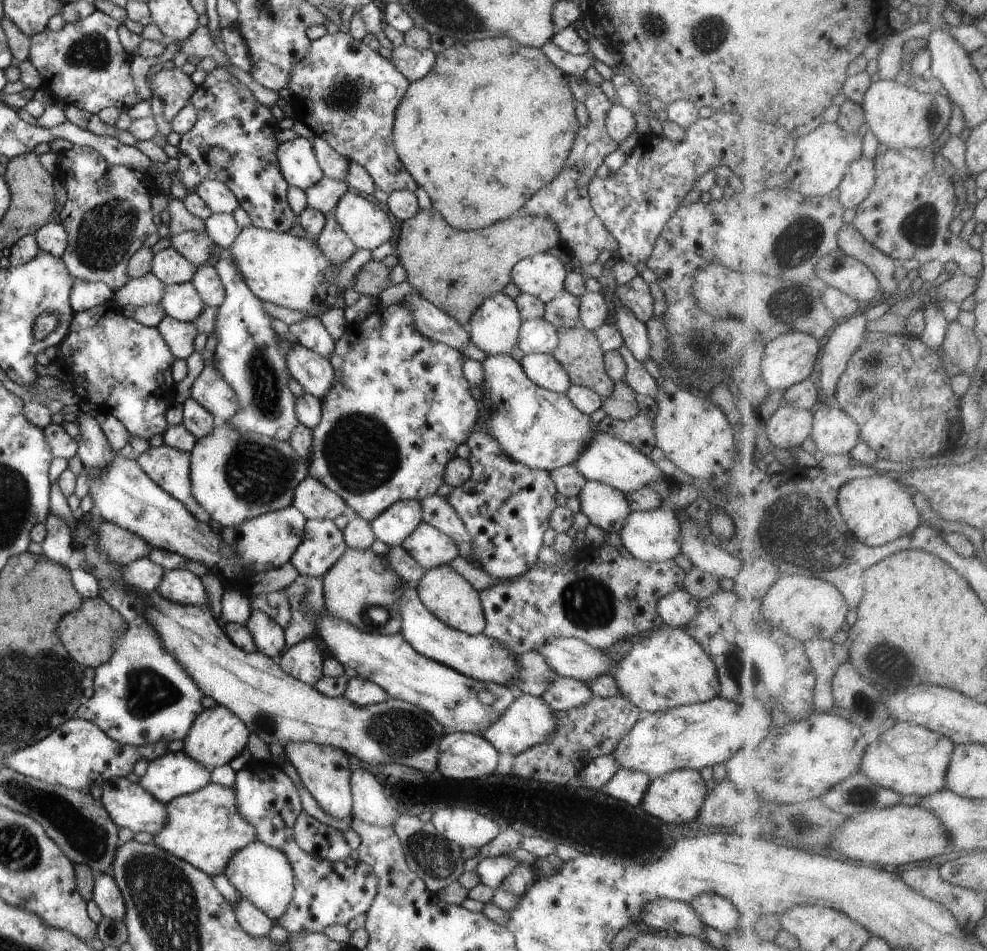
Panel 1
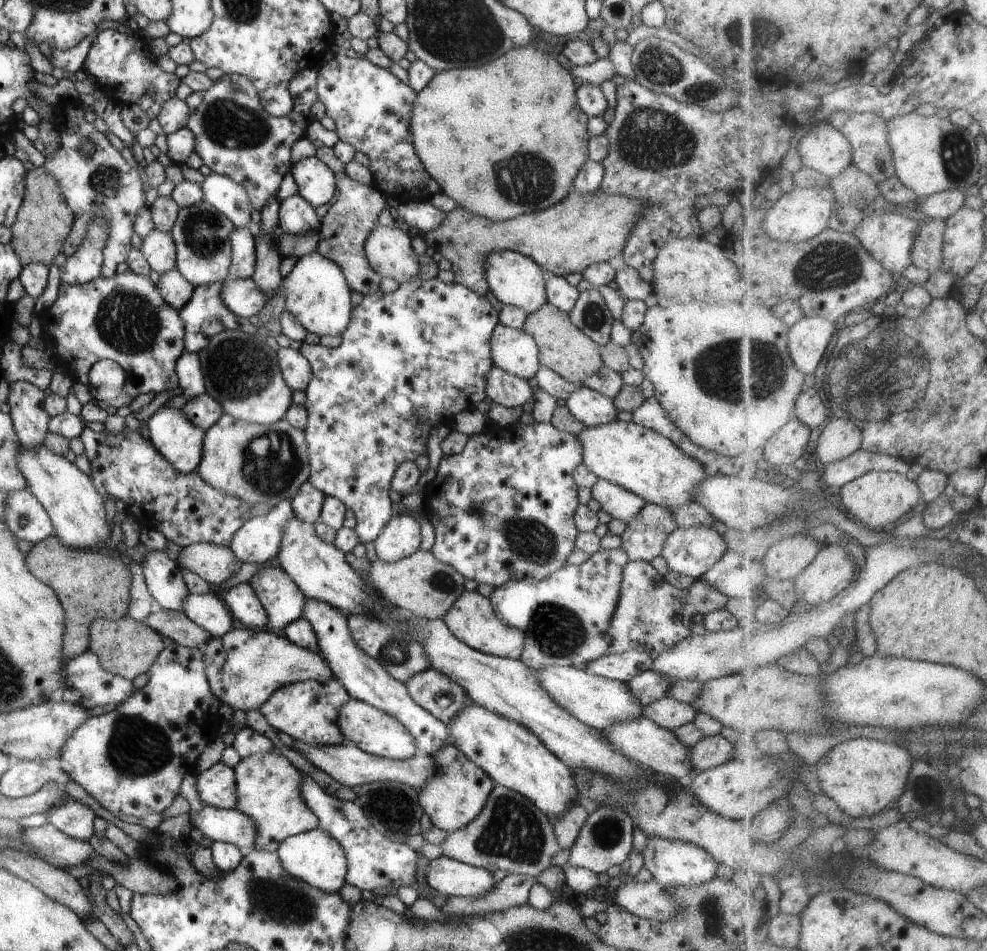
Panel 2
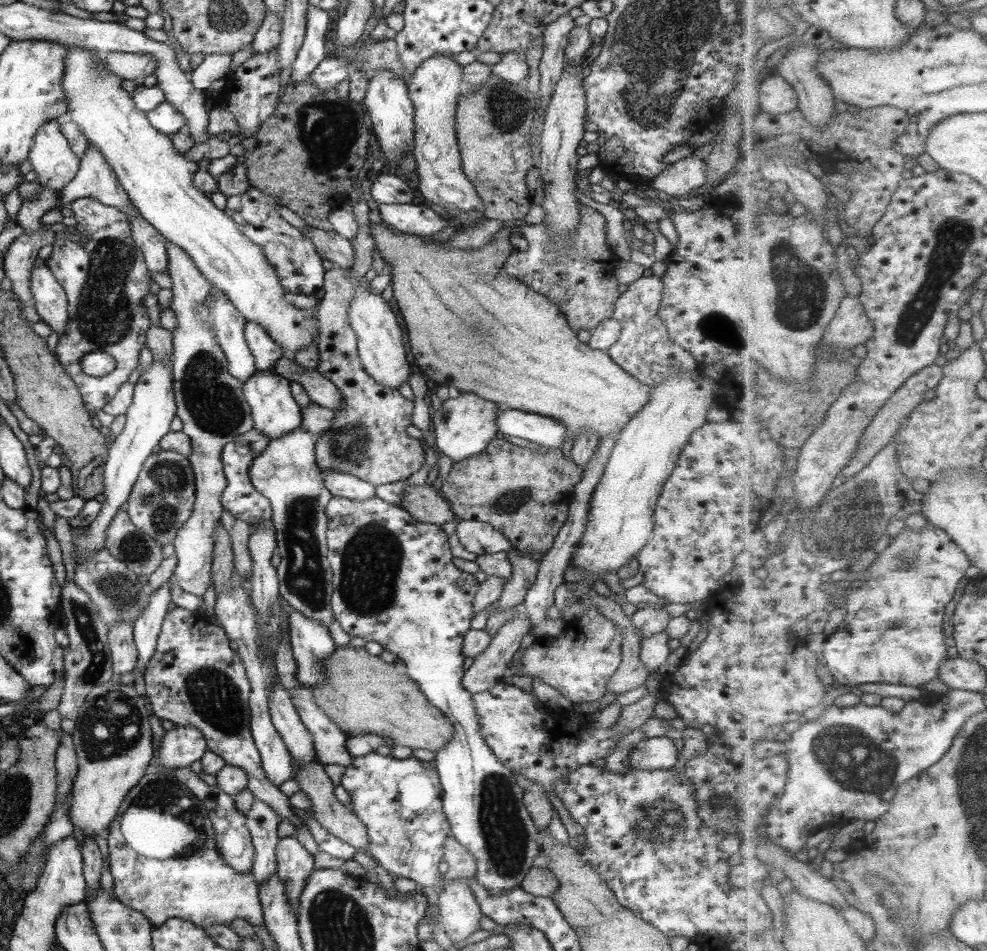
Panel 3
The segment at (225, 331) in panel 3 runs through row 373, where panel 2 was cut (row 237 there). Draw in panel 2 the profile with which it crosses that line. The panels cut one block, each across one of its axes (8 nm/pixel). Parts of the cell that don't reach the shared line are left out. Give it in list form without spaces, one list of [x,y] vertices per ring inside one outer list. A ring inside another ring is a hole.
[[[238,228],[230,234],[232,248],[229,277],[251,279],[255,271],[256,242],[250,228]]]

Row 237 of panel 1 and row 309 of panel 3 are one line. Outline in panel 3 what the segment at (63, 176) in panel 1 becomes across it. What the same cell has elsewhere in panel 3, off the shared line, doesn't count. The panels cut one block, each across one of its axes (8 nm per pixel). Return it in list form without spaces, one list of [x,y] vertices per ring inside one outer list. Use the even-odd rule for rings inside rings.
[[[96,198],[76,199],[67,206],[74,212],[79,227],[85,228],[88,235],[83,241],[71,241],[66,236],[60,235],[52,243],[53,250],[50,257],[44,260],[54,273],[56,280],[62,284],[67,295],[68,325],[66,325],[64,335],[58,339],[55,355],[66,369],[66,373],[78,385],[84,406],[89,413],[93,414],[102,411],[103,406],[106,406],[115,394],[122,392],[124,383],[138,366],[138,354],[145,344],[146,330],[151,324],[150,316],[143,303],[144,297],[151,294],[149,290],[151,272],[140,248],[136,246],[132,238],[130,221],[124,212],[120,212],[116,207],[102,204]],[[90,352],[106,352],[112,355],[116,359],[116,368],[104,376],[85,377],[80,360],[84,354],[90,354]]]

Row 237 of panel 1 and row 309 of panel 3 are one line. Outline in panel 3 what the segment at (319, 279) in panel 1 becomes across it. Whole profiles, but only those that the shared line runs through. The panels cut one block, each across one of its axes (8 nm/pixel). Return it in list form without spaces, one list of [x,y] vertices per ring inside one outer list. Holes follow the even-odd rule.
[[[84,46],[66,47],[64,73],[62,76],[62,89],[66,98],[66,113],[60,115],[57,121],[76,122],[87,140],[104,156],[120,186],[128,193],[128,198],[139,214],[146,219],[164,238],[184,249],[200,273],[208,279],[215,288],[220,288],[236,309],[247,321],[256,322],[272,337],[276,344],[282,347],[286,355],[292,356],[296,351],[304,349],[308,343],[318,341],[318,318],[314,309],[296,308],[288,300],[288,292],[283,290],[278,274],[274,272],[272,264],[266,260],[262,248],[254,244],[238,224],[216,206],[206,193],[198,190],[192,181],[194,173],[198,171],[198,164],[186,158],[173,148],[171,135],[158,132],[154,128],[145,112],[136,108],[132,94],[122,89],[122,81],[118,80],[106,65],[104,55],[96,50]]]

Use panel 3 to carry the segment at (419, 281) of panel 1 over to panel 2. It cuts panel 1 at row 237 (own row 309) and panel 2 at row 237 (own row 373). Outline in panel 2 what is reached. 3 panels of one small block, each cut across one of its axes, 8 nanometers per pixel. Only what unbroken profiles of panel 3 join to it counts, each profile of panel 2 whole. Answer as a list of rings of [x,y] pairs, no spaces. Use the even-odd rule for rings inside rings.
[[[574,189],[554,206],[502,221],[488,220],[457,206],[446,213],[438,228],[421,235],[427,246],[434,248],[437,257],[450,260],[456,283],[485,297],[489,286],[484,278],[484,262],[492,252],[519,252],[531,258],[540,268],[566,277],[582,272],[591,264],[609,262],[616,256],[622,256],[628,234],[642,216],[642,210],[644,202],[638,198],[606,194],[604,190],[576,192]]]

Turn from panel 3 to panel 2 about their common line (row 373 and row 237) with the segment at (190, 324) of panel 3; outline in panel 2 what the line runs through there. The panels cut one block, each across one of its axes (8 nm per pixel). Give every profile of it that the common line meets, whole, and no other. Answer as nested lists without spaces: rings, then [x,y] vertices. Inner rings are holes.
[[[206,200],[188,208],[181,208],[169,232],[176,248],[175,269],[194,286],[224,282],[229,277],[232,254],[230,234],[234,230],[236,227],[232,226],[232,222]]]

